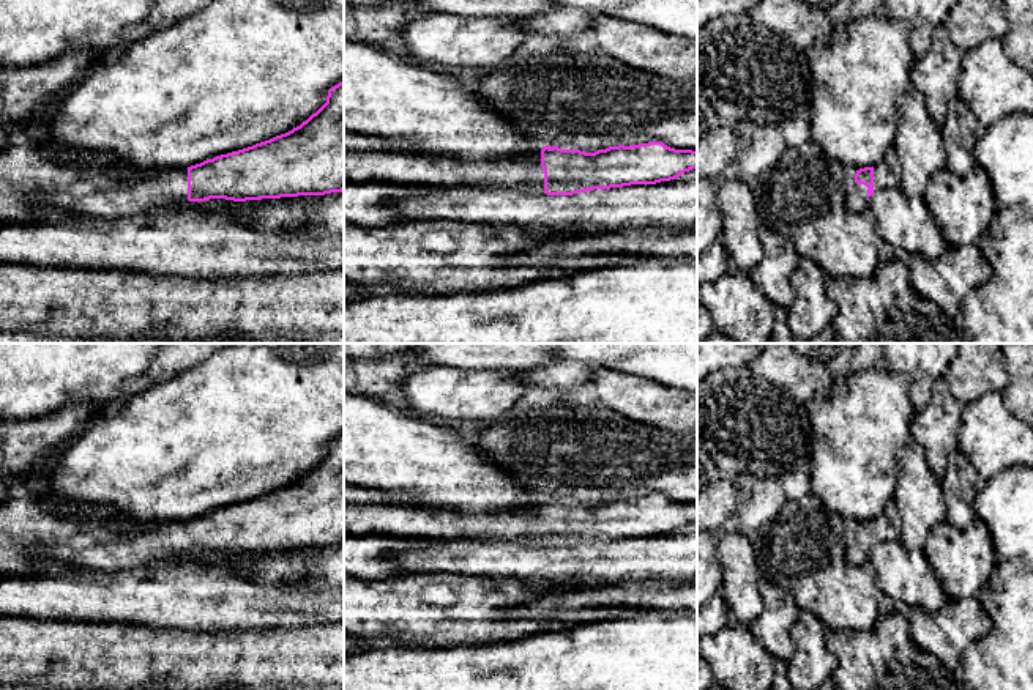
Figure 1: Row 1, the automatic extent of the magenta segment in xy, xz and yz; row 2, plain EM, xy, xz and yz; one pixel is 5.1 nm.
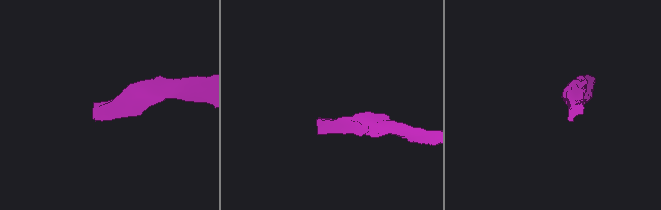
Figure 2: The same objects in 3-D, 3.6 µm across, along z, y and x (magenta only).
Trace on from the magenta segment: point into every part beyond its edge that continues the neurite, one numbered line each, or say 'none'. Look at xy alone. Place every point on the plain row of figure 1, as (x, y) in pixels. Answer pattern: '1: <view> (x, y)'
1: xy (33, 533)

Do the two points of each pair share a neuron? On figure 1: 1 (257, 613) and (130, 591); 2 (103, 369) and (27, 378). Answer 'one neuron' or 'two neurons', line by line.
1: one neuron
2: one neuron

